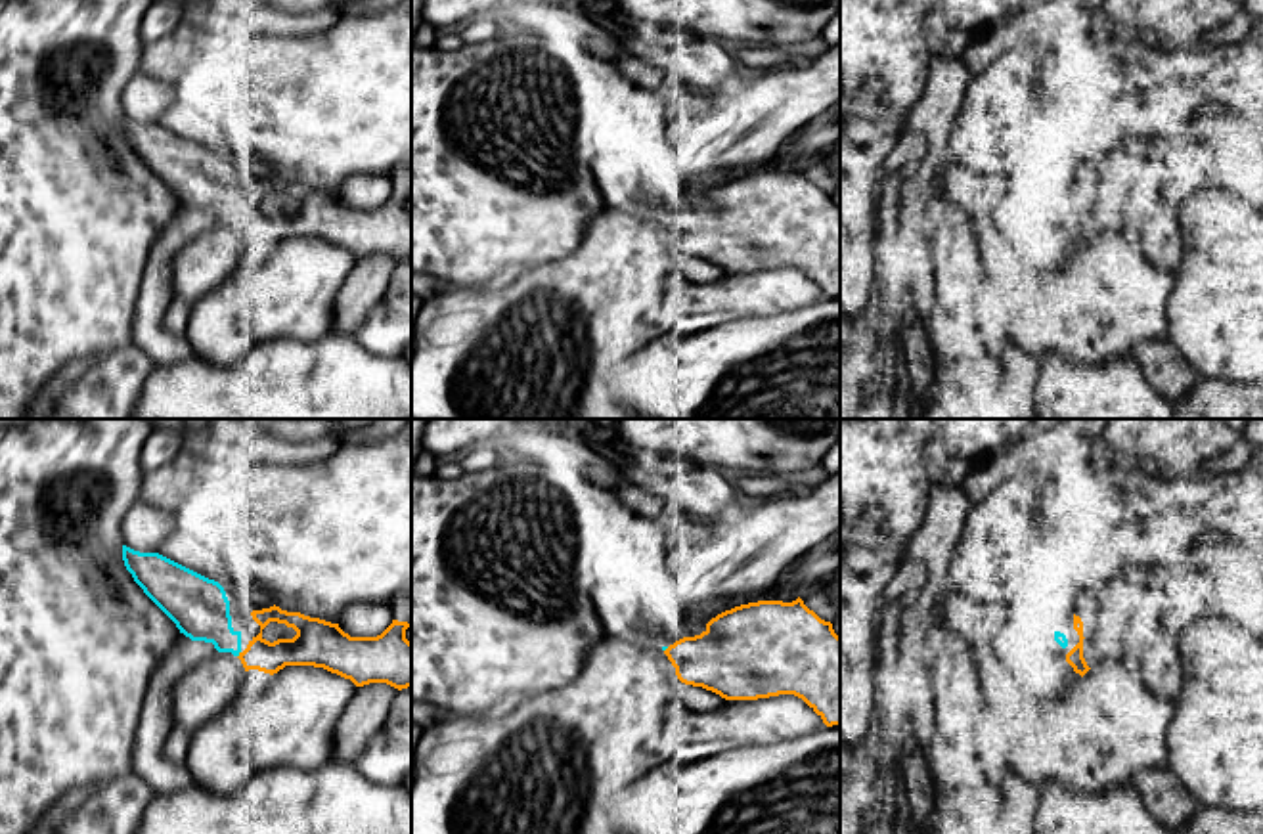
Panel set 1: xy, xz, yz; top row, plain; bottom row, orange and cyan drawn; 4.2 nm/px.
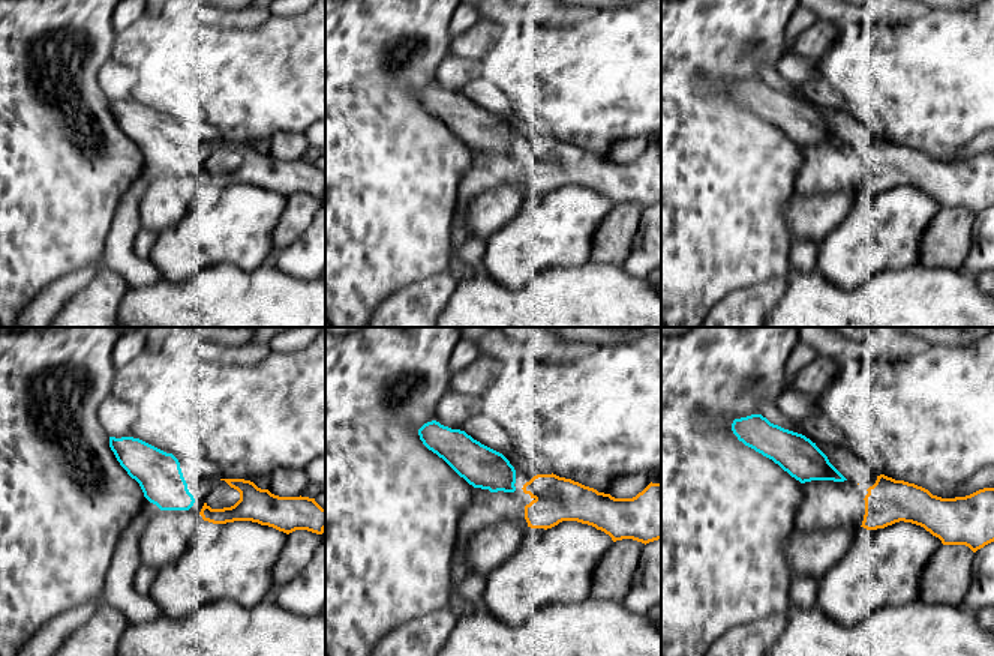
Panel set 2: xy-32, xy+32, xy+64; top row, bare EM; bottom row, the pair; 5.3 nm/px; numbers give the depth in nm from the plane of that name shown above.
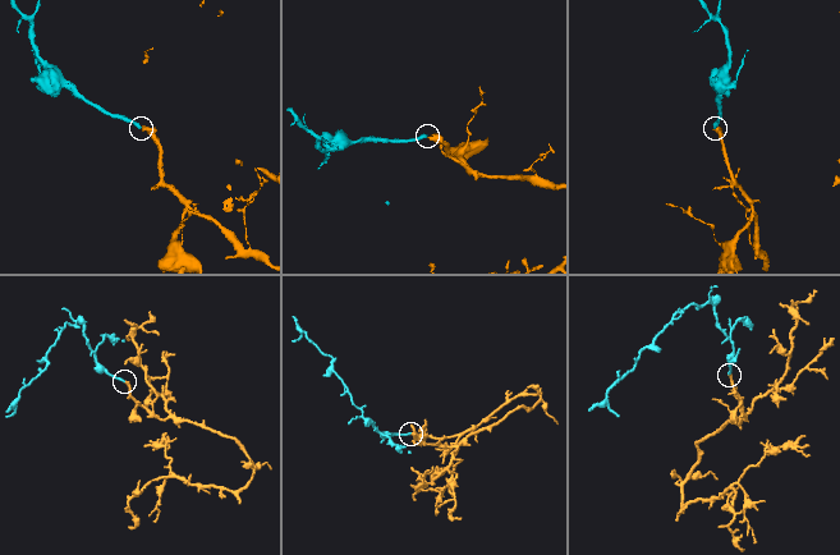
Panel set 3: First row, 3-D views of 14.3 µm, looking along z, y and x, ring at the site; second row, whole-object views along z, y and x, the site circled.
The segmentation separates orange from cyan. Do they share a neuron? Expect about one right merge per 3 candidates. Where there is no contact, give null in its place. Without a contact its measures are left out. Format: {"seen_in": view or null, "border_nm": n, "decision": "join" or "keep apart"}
{"seen_in": "xy", "border_nm": 30, "decision": "join"}

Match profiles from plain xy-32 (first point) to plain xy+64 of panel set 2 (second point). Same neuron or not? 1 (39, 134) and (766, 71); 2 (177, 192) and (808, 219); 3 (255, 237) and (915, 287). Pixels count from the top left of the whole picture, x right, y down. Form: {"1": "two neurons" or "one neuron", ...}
{"1": "two neurons", "2": "one neuron", "3": "two neurons"}

